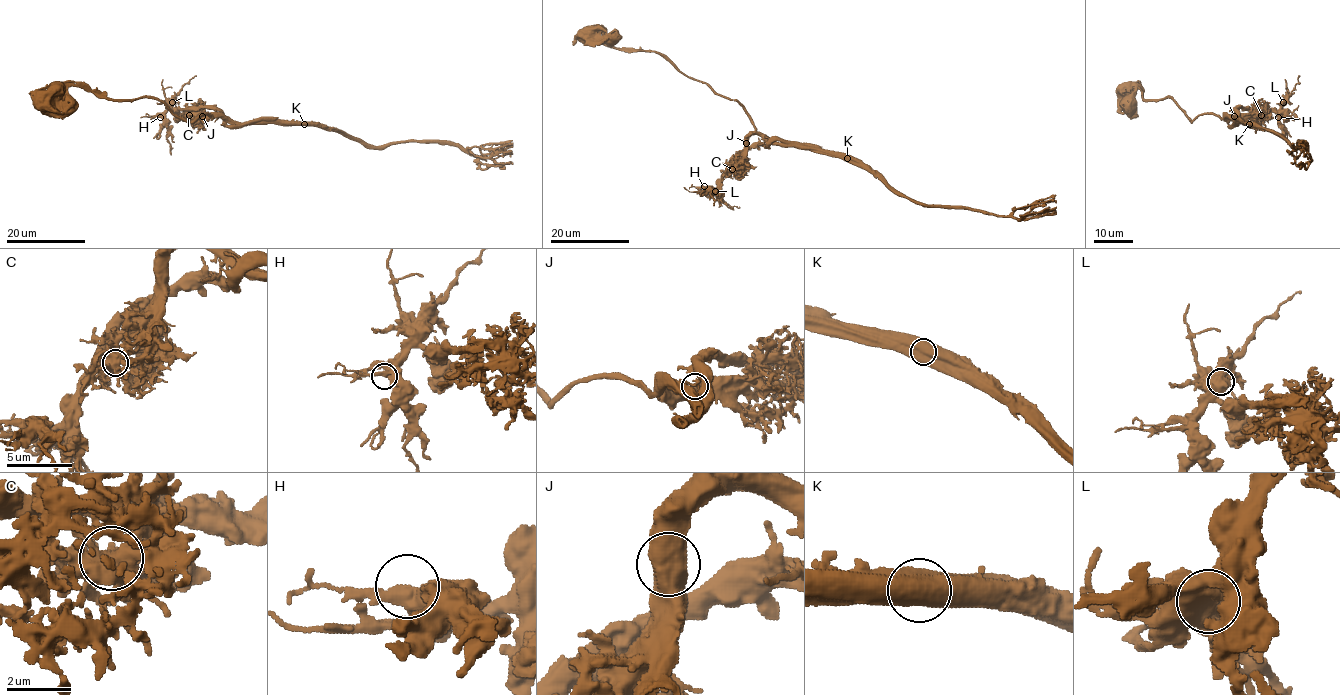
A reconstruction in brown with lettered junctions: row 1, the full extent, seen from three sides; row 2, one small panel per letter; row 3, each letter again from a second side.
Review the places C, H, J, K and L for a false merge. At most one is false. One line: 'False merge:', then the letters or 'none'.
False merge: K

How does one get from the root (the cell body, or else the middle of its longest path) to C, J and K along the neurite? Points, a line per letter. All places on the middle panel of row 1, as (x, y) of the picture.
C: (587, 33), (616, 49), (659, 52), (686, 75), (705, 82), (722, 97), (734, 99), (755, 130), (732, 169)
J: (587, 33), (616, 49), (659, 52), (686, 75), (705, 82), (722, 97), (734, 99), (755, 128), (746, 143)
K: (587, 33), (616, 49), (659, 52), (686, 75), (734, 99), (755, 129), (776, 142), (840, 152), (847, 158)

